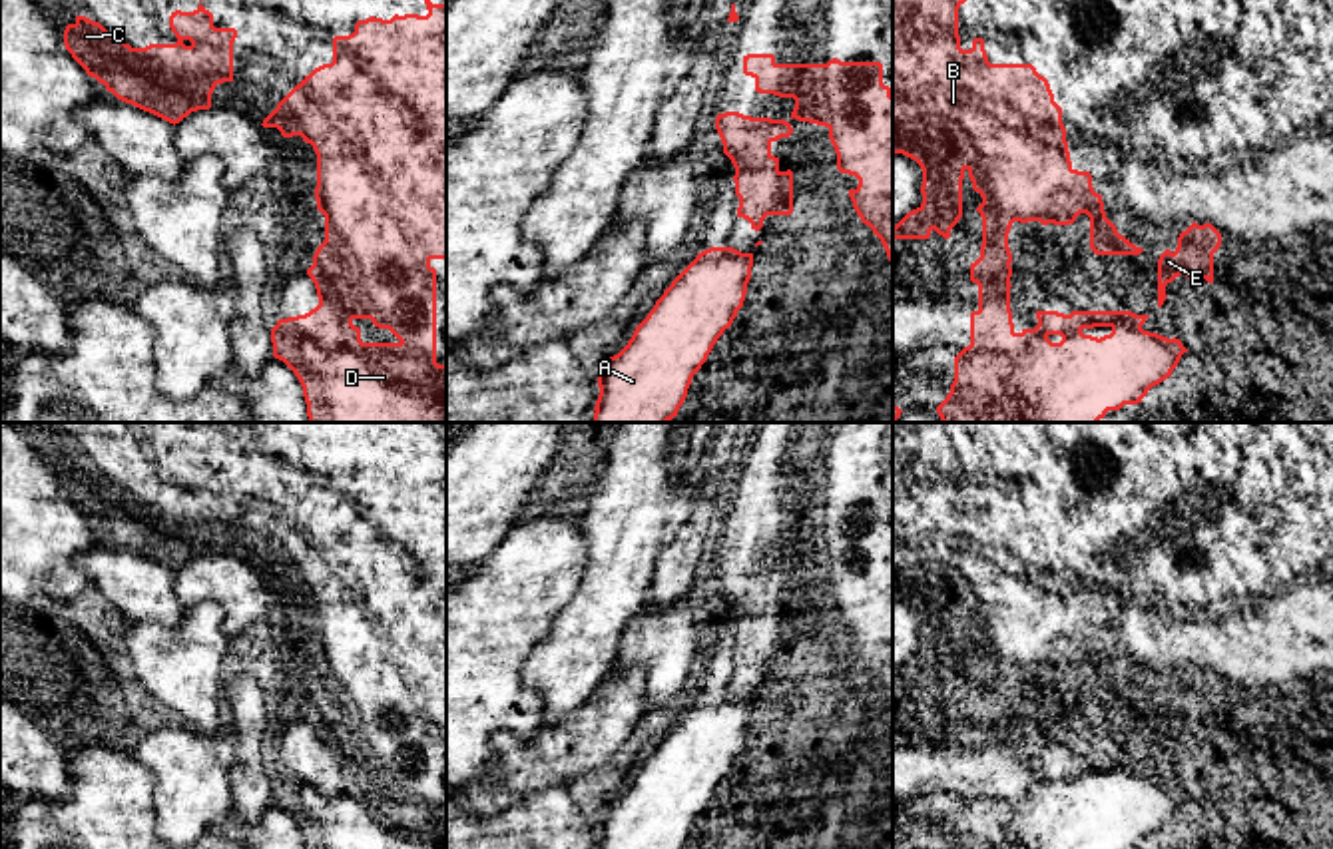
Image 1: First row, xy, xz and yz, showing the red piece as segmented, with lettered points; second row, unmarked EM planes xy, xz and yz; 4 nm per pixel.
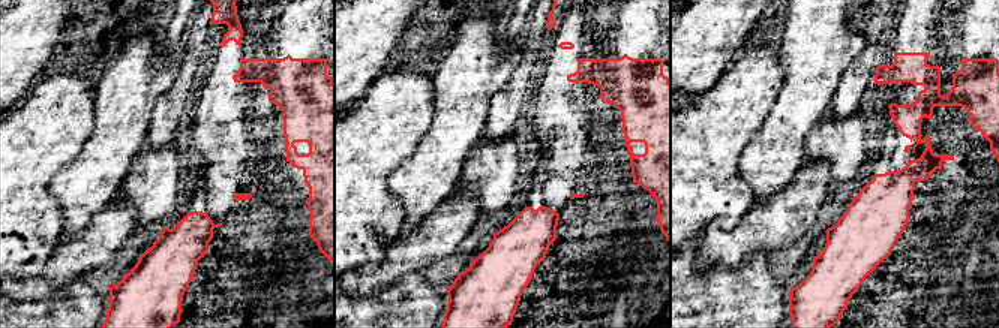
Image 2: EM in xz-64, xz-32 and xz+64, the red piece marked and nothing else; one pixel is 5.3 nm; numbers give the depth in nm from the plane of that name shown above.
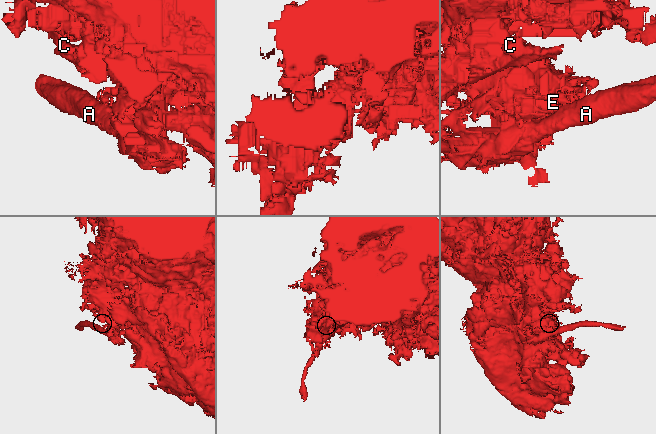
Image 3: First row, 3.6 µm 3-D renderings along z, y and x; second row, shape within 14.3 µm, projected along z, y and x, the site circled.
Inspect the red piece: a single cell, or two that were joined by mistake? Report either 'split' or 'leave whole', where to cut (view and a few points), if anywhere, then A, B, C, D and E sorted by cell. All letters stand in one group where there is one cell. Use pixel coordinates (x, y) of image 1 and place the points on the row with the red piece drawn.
split | xz (774, 64), (766, 74), (784, 78), (792, 96) | A D E / B C

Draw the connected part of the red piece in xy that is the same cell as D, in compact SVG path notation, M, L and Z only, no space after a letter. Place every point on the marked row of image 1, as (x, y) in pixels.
M341 311L279 319L271 343L303 387L309 423L446 423L446 365L426 363L402 343L363 343Z

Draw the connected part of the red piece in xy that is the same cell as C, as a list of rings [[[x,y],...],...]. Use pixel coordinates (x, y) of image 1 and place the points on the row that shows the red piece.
[[[201,4],[193,12],[171,12],[169,28],[177,38],[175,44],[132,48],[100,22],[76,16],[76,22],[64,30],[64,46],[86,74],[104,84],[118,100],[175,126],[191,112],[209,110],[217,84],[233,82],[233,42],[237,30],[215,28],[213,14]]]

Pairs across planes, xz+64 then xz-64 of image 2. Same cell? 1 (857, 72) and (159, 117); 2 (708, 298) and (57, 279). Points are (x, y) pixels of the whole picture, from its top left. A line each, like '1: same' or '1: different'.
1: same
2: different

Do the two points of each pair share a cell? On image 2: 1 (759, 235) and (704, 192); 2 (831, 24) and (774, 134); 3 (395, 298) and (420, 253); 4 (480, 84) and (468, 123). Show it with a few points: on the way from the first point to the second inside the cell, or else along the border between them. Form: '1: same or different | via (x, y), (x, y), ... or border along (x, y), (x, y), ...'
1: different | border along (755, 204), (732, 226), (710, 223), (705, 228)
2: same | via (815, 51), (812, 77), (800, 107)
3: different | border along (423, 270), (407, 273), (378, 292)
4: same | via (471, 93), (468, 96), (468, 114)

